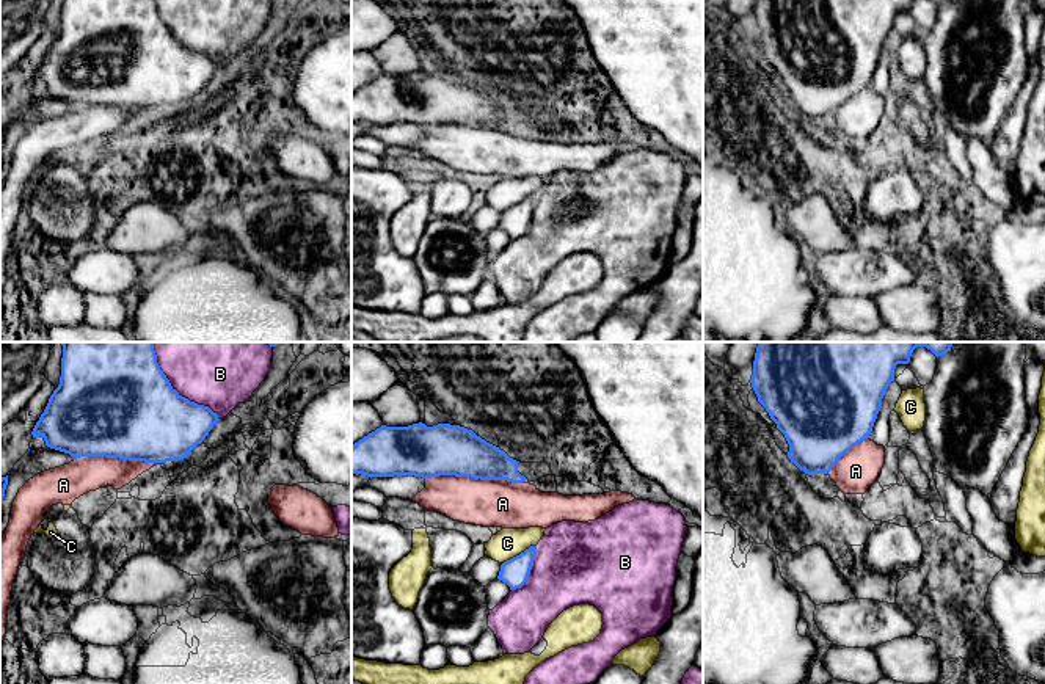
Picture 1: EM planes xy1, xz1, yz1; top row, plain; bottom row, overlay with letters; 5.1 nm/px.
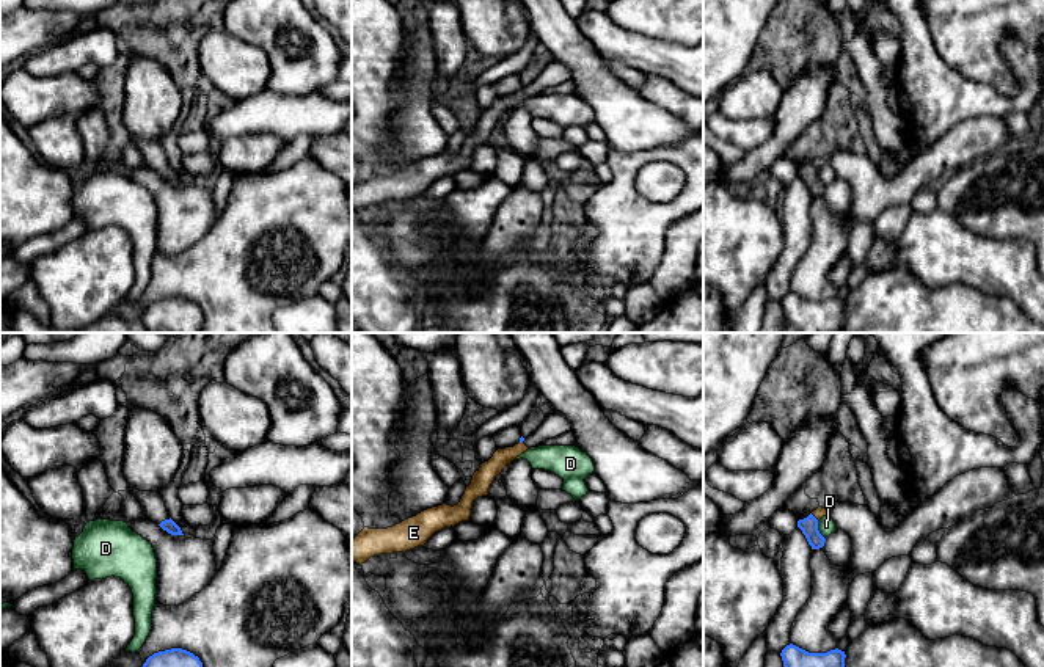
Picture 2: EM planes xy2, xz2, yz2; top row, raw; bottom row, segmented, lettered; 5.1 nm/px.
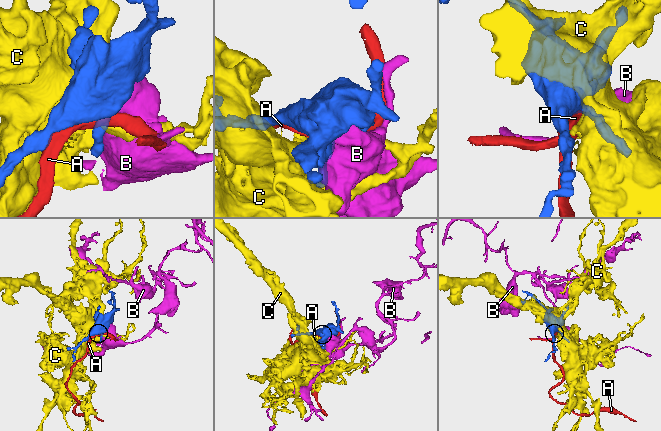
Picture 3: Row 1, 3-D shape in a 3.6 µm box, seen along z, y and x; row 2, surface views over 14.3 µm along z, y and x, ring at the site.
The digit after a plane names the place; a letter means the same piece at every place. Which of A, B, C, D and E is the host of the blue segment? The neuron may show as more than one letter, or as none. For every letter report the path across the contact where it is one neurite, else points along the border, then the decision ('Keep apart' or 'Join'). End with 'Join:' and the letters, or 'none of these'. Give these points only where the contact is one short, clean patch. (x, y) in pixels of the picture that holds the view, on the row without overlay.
A: Keep apart
B: Keep apart
C: Keep apart
D: Keep apart
E: Keep apart
Join: none of these

